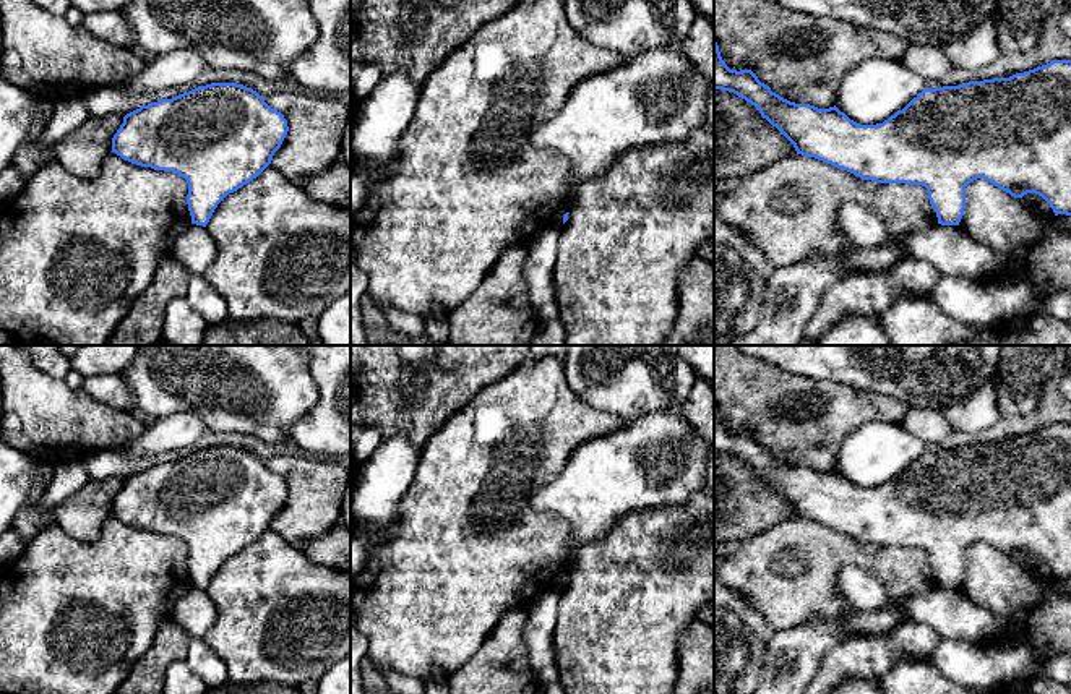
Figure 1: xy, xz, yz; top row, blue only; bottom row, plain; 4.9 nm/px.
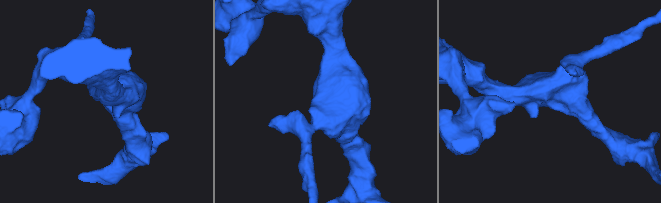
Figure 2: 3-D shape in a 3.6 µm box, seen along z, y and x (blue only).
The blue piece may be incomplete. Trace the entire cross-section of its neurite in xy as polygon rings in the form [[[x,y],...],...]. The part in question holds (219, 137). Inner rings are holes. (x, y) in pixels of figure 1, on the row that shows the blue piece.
[[[211,83],[127,114],[112,152],[183,177],[191,224],[206,227],[229,193],[271,164],[287,131],[284,115],[252,88]]]

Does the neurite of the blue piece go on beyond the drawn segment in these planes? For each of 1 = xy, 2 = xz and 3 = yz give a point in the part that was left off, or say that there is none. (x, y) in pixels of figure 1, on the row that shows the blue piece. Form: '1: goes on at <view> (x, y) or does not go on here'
1: does not go on here
2: does not go on here
3: does not go on here

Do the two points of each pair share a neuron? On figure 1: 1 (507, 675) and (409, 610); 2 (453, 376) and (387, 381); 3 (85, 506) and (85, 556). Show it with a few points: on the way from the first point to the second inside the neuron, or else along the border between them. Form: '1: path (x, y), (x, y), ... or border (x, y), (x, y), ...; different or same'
1: border (497, 621), (482, 646), (464, 664), (447, 675); different
2: path (437, 362), (406, 362), (403, 365); same
3: border (111, 513), (88, 542), (72, 537), (54, 518); different

